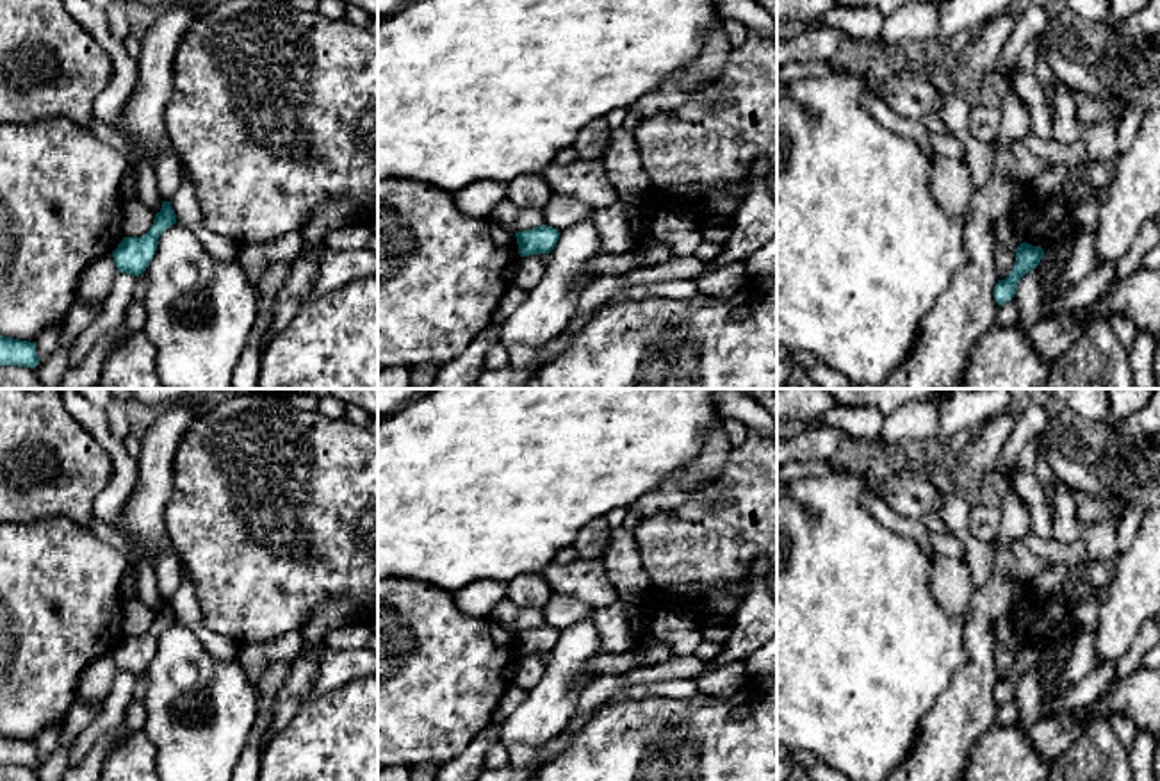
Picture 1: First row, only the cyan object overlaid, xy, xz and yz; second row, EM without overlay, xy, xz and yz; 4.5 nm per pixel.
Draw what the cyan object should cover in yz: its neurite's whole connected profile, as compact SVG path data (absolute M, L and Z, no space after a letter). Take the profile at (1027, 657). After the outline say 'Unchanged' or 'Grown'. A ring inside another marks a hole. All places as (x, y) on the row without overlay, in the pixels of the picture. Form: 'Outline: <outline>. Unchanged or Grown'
Outline: M1028 642L1019 644L1010 674L996 683L994 699L998 704L1003 704L1014 697L1019 679L1039 665L1042 654L1044 649L1039 645L1032 645Z. Unchanged

